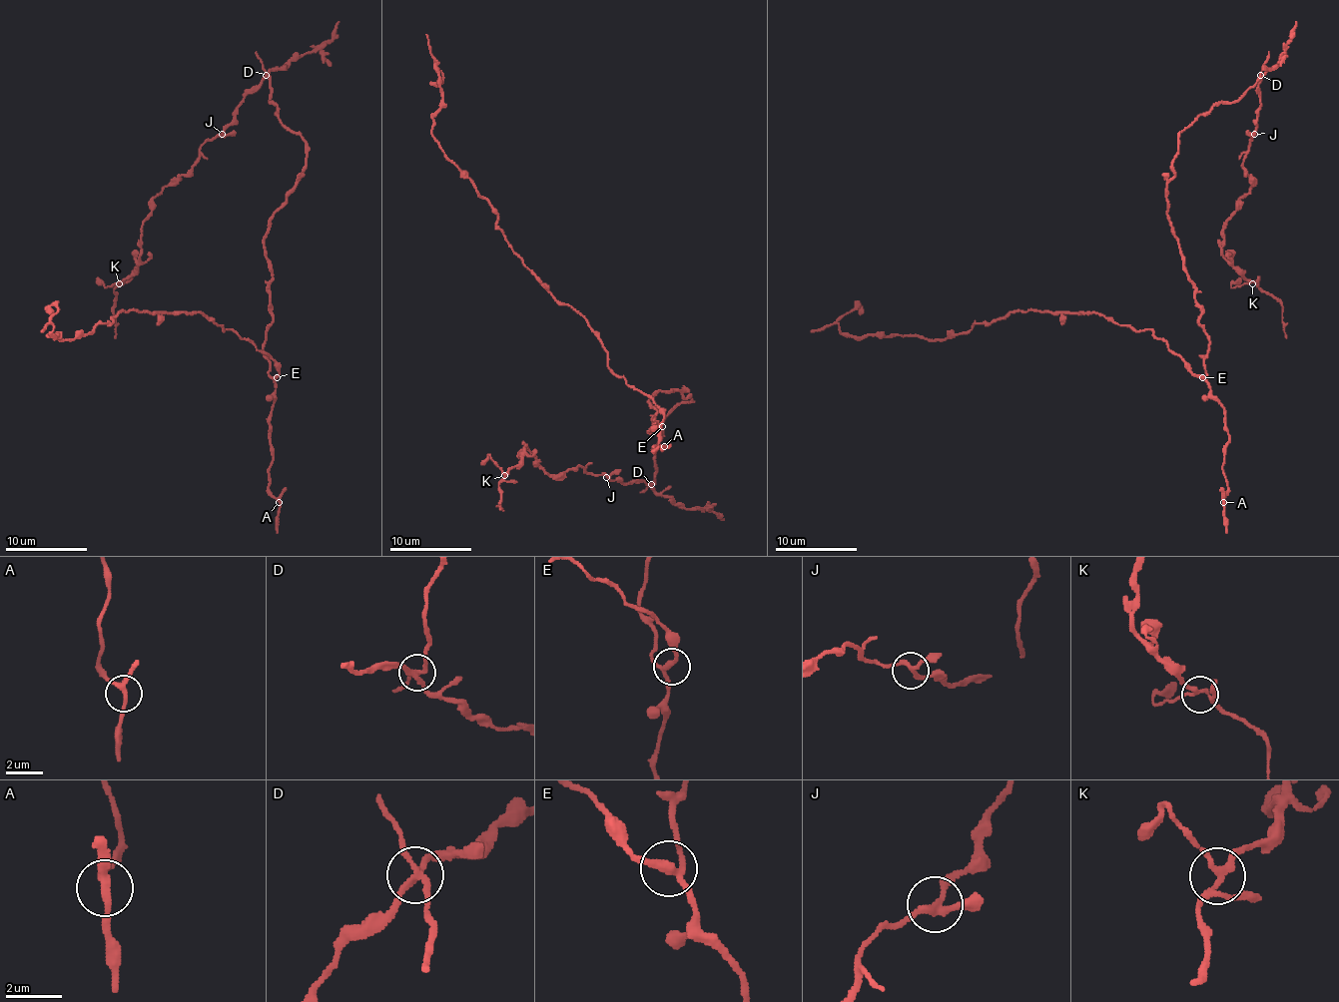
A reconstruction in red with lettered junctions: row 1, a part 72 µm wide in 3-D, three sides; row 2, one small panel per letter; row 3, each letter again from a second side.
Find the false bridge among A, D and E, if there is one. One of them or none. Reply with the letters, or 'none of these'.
D

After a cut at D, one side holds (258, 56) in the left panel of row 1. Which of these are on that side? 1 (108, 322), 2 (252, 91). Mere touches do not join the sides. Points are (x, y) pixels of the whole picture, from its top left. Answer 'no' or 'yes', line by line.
1: yes
2: no

